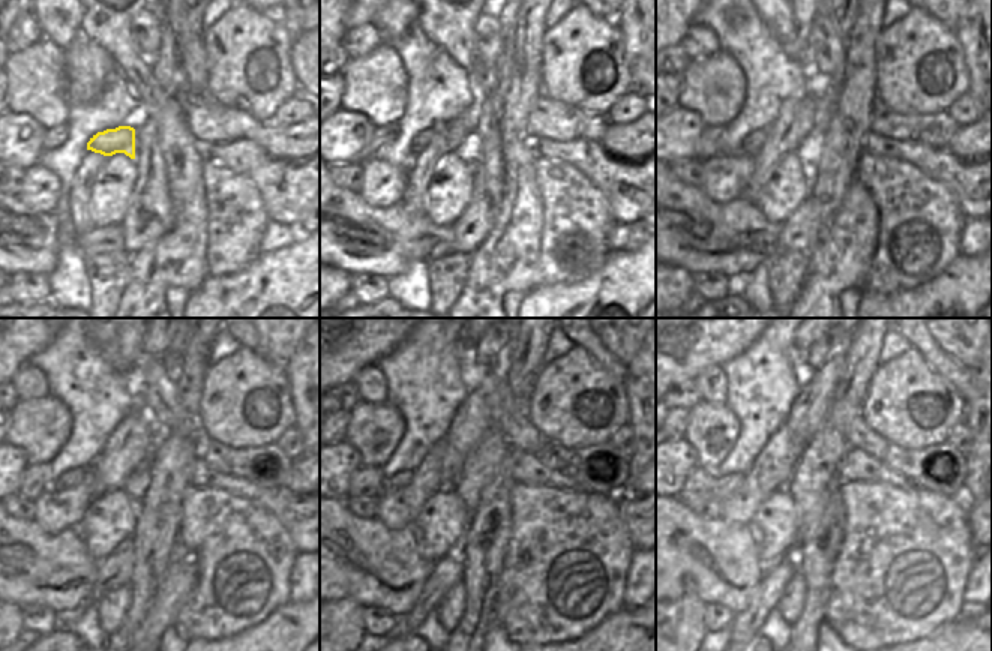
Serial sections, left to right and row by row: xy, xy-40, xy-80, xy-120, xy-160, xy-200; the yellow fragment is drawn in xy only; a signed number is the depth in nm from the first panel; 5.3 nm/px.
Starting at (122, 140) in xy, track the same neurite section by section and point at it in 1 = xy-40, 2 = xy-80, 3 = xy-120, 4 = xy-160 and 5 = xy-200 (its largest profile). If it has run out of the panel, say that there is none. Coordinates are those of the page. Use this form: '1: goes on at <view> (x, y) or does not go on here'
1: goes on at xy-40 (419, 143)
2: goes on at xy-80 (752, 144)
3: goes on at xy-120 (72, 477)
4: goes on at xy-160 (389, 485)
5: goes on at xy-200 (724, 486)

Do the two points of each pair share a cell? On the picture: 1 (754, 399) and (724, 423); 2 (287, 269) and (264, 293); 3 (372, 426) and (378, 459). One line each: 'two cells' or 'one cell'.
1: two cells
2: one cell
3: one cell

